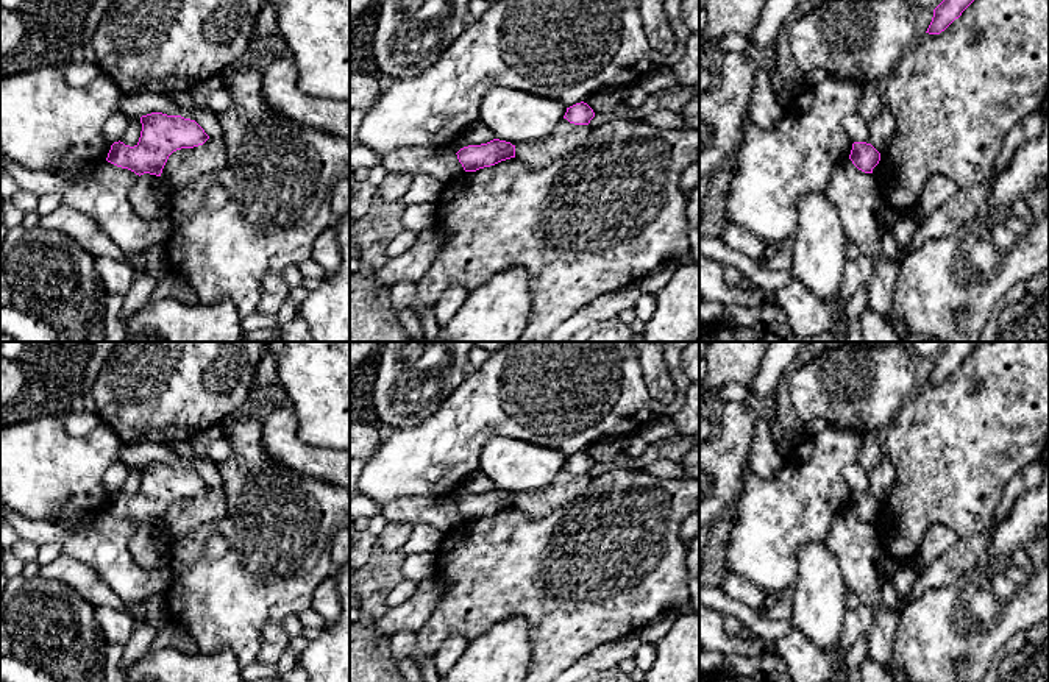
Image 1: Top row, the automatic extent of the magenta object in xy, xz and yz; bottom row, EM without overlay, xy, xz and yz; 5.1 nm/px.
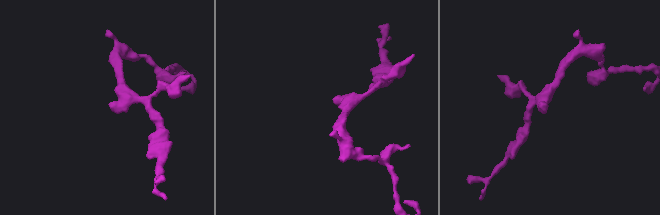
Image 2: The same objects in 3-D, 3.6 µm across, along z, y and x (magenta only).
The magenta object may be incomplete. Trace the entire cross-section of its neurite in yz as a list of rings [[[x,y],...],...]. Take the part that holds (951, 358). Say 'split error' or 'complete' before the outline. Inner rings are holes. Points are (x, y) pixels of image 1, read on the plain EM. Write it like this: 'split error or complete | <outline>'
complete | [[[948,342],[946,348],[933,359],[932,371],[926,382],[940,384],[976,350],[980,342]]]

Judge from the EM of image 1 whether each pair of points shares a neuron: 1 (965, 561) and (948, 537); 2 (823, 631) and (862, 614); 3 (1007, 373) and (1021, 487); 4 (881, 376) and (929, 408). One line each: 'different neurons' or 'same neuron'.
1: different neurons
2: different neurons
3: different neurons
4: different neurons

